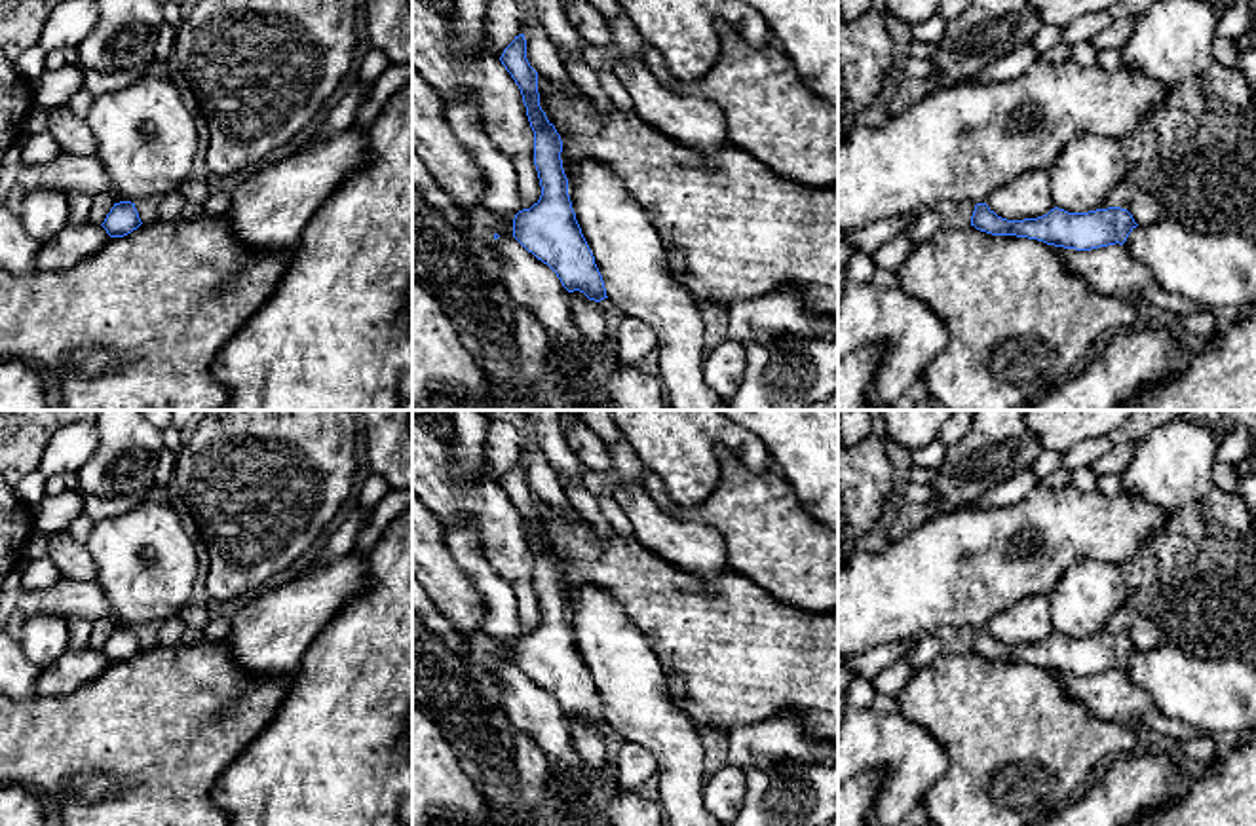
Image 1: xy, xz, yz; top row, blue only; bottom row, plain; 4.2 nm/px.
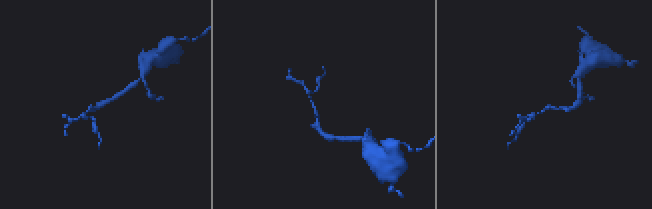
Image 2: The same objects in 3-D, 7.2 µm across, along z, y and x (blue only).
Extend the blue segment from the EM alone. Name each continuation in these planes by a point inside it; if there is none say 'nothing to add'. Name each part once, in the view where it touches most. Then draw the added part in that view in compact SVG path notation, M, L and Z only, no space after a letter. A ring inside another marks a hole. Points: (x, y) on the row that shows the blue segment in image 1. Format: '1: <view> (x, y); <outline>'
1: xz (481, 225); M479 205L475 209L462 211L462 216L467 224L467 232L469 232L471 237L475 237L479 241L485 241L485 243L494 241L494 234L496 234L496 216L494 216L494 213L490 213L483 205Z

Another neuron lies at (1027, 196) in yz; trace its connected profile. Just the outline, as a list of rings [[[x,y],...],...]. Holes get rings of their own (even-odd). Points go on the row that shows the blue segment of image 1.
[[[1036,169],[1022,173],[996,188],[984,203],[1007,220],[1043,216],[1055,209],[1049,194],[1049,171]]]

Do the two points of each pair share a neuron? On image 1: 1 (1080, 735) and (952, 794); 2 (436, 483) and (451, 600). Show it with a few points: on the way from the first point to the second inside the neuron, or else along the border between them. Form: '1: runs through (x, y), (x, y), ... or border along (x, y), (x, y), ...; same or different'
1: runs through (1047, 743), (1023, 745), (985, 775); same
2: border along (432, 511), (441, 525); different

